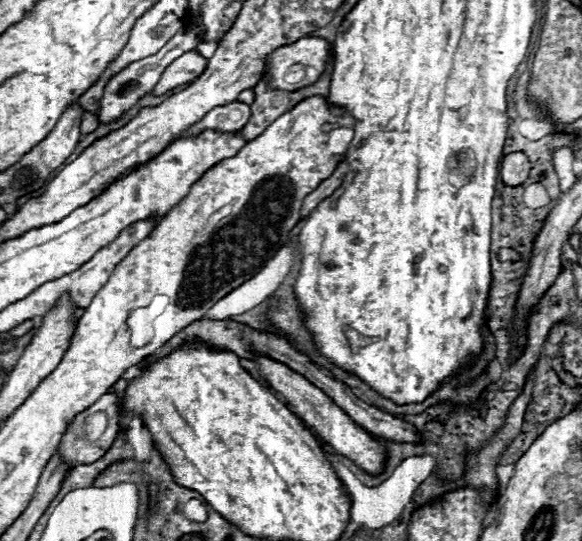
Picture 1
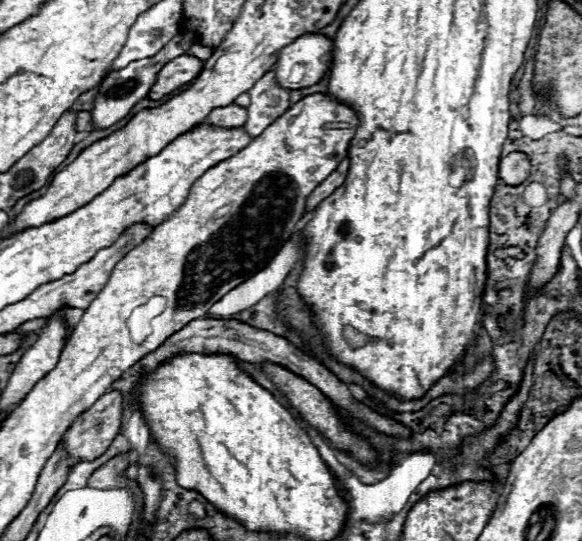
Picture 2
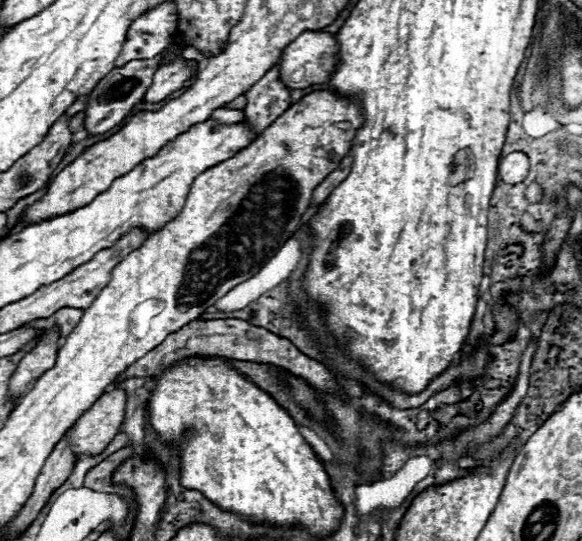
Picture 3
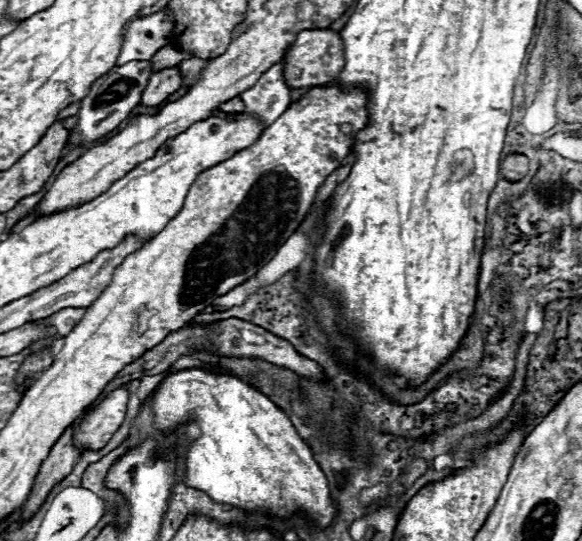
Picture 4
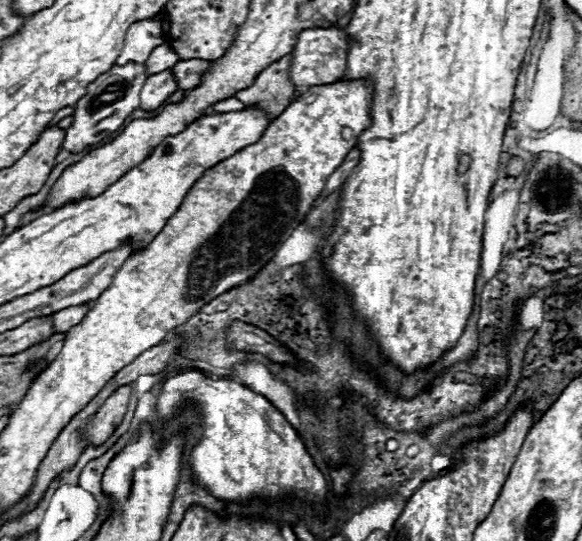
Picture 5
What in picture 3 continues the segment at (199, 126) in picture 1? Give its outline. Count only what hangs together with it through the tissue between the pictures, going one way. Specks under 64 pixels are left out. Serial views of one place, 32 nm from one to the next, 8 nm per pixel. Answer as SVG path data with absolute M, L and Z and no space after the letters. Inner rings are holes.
M216 108L210 114L210 120L216 120L220 124L238 124L244 120L244 110L236 110L236 108Z

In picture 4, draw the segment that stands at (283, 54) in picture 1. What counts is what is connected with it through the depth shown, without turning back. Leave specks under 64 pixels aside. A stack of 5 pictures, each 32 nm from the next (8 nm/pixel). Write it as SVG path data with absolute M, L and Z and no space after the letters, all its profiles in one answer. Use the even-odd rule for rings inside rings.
M304 30L298 34L294 44L284 54L284 80L292 88L310 88L328 84L334 76L342 70L344 54L342 54L342 40L338 32L330 30Z

